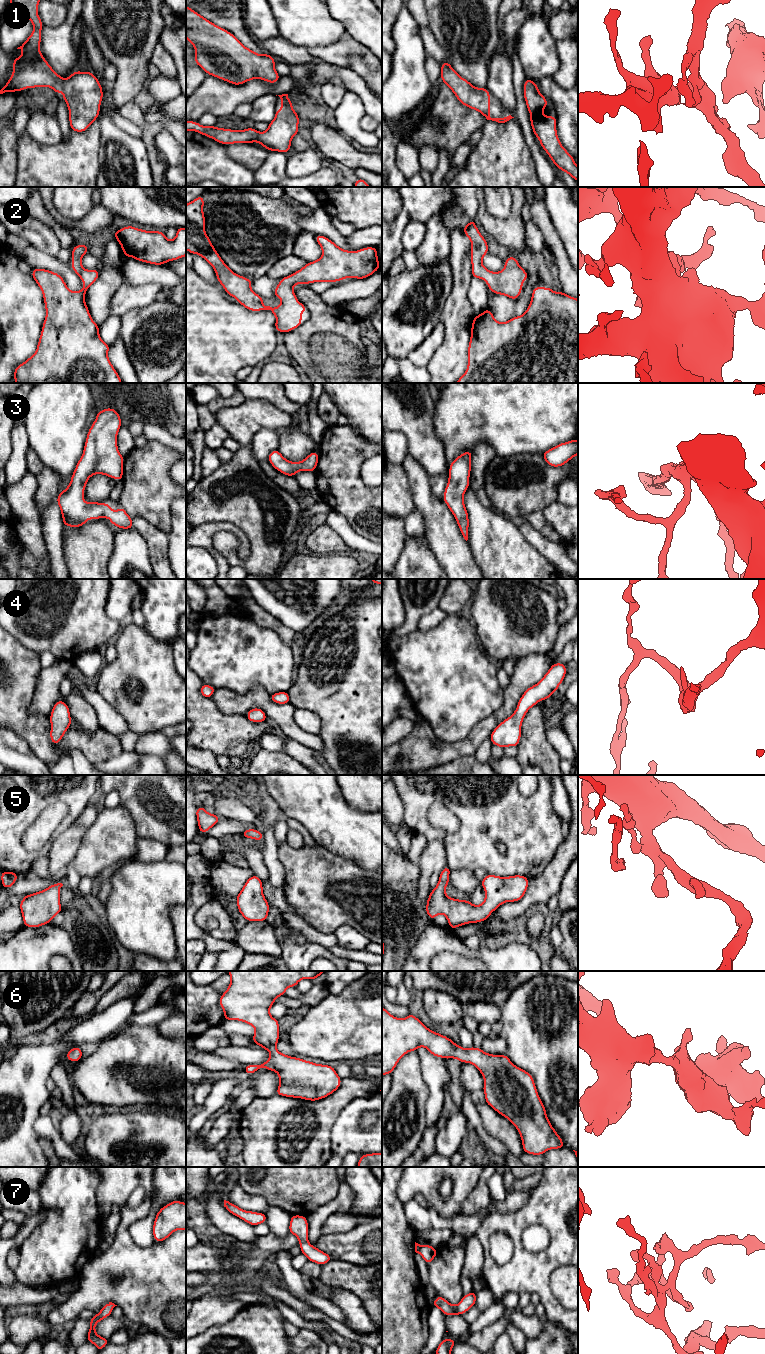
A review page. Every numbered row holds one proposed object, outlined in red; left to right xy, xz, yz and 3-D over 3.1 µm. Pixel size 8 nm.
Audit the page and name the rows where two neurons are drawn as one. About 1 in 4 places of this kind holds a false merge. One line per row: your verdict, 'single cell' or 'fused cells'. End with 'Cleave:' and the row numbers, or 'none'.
1: single cell
2: single cell
3: single cell
4: single cell
5: single cell
6: single cell
7: single cell
Cleave: none

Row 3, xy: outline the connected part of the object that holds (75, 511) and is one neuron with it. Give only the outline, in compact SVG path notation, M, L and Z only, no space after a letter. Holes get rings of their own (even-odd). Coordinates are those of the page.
M105 408L97 412L71 481L64 491L59 492L56 500L64 526L77 528L89 519L101 517L107 518L109 523L118 528L133 529L132 518L122 506L114 511L107 503L84 501L84 489L91 476L102 474L116 480L123 479L125 458L119 453L117 445L121 426L120 414L115 409Z

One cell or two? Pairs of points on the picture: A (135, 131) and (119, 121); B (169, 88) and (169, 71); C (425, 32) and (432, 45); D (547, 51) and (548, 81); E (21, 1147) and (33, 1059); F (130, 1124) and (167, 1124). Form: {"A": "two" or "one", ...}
{"A": "one", "B": "two", "C": "one", "D": "two", "E": "one", "F": "one"}

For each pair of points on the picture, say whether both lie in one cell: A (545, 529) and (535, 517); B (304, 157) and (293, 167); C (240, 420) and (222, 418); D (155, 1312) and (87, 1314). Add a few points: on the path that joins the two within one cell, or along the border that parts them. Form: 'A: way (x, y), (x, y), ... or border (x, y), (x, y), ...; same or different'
A: way (543, 526), (537, 520); same
B: way (302, 160), (296, 166); same
C: way (236, 420), (226, 418); same
D: border (94, 1312), (89, 1309), (83, 1309), (77, 1317); different

